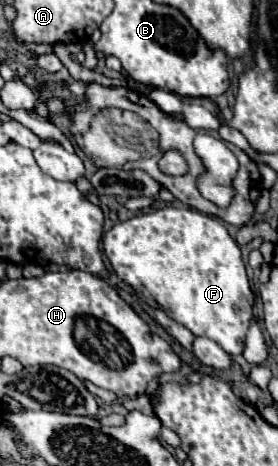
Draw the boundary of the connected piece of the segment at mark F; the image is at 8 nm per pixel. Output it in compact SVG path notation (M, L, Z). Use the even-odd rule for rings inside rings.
M167 204L149 214L139 214L125 222L117 222L111 230L105 232L103 250L105 258L113 266L113 272L133 288L135 296L145 306L163 310L169 318L189 328L195 336L215 340L231 356L243 352L245 336L253 318L255 296L249 288L241 250L231 238L223 220L207 216L195 208Z

